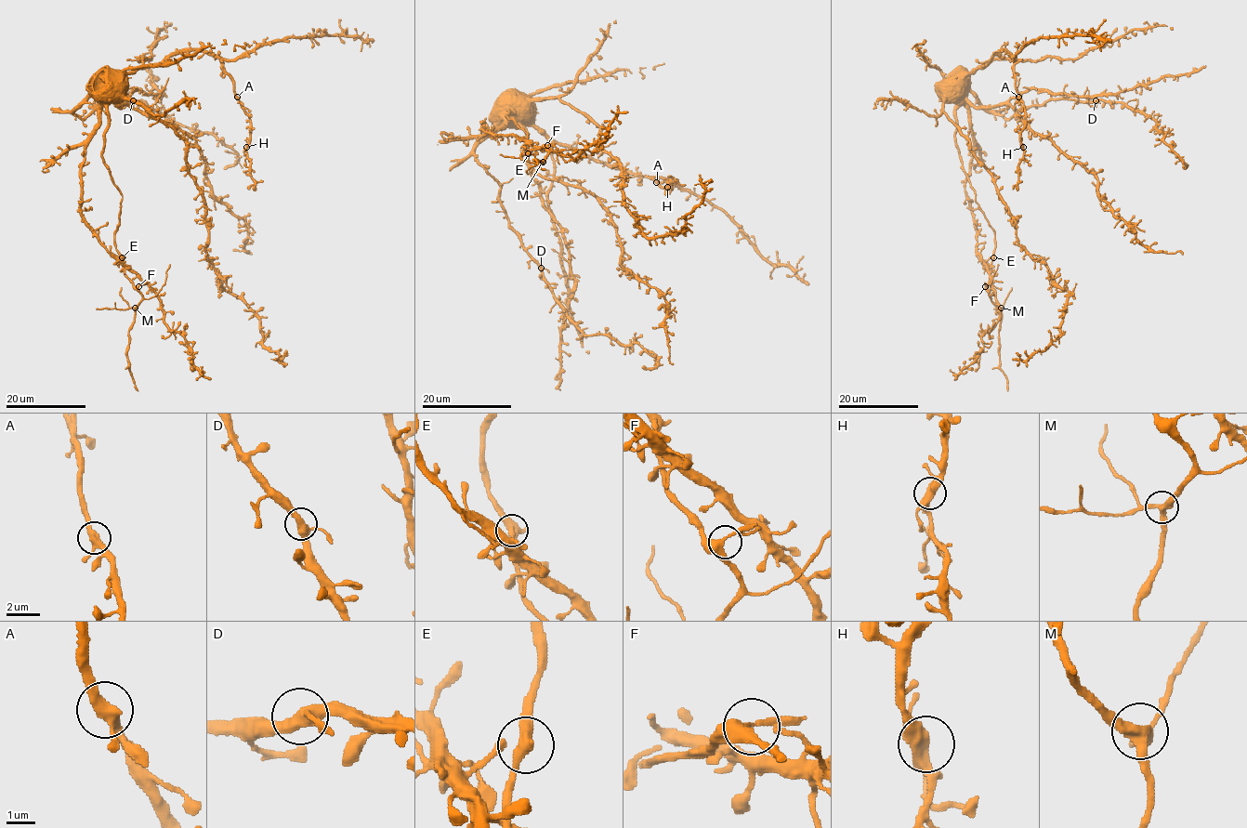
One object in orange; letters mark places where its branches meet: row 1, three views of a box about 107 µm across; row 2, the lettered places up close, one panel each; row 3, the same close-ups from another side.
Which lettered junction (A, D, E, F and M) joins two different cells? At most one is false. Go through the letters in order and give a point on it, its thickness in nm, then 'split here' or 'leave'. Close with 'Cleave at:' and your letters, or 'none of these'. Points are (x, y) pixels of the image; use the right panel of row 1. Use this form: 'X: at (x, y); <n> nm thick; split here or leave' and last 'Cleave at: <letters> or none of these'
A: at (1018, 97); 360 nm thick; leave
D: at (1096, 100); 360 nm thick; leave
E: at (993, 257); 360 nm thick; leave
F: at (985, 286); 320 nm thick; leave
M: at (1001, 308); 360 nm thick; leave
Cleave at: none of these

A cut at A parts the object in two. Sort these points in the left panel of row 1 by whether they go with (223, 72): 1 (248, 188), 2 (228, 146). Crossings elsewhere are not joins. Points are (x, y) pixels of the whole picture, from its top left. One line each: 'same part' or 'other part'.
1: other part
2: same part

